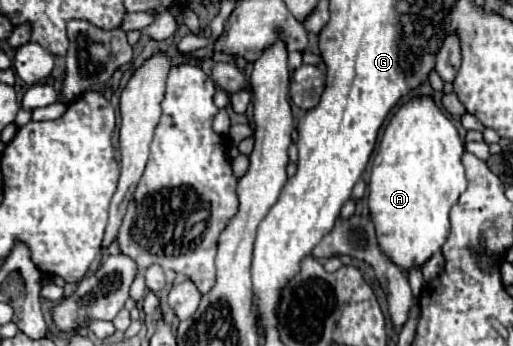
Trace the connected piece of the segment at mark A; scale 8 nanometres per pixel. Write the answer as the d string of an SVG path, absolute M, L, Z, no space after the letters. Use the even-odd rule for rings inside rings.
M429 95L403 103L385 127L371 167L367 201L381 249L385 249L385 253L403 269L409 269L415 263L423 265L445 243L445 237L449 235L449 209L467 189L461 163L463 151L465 149L459 131Z

